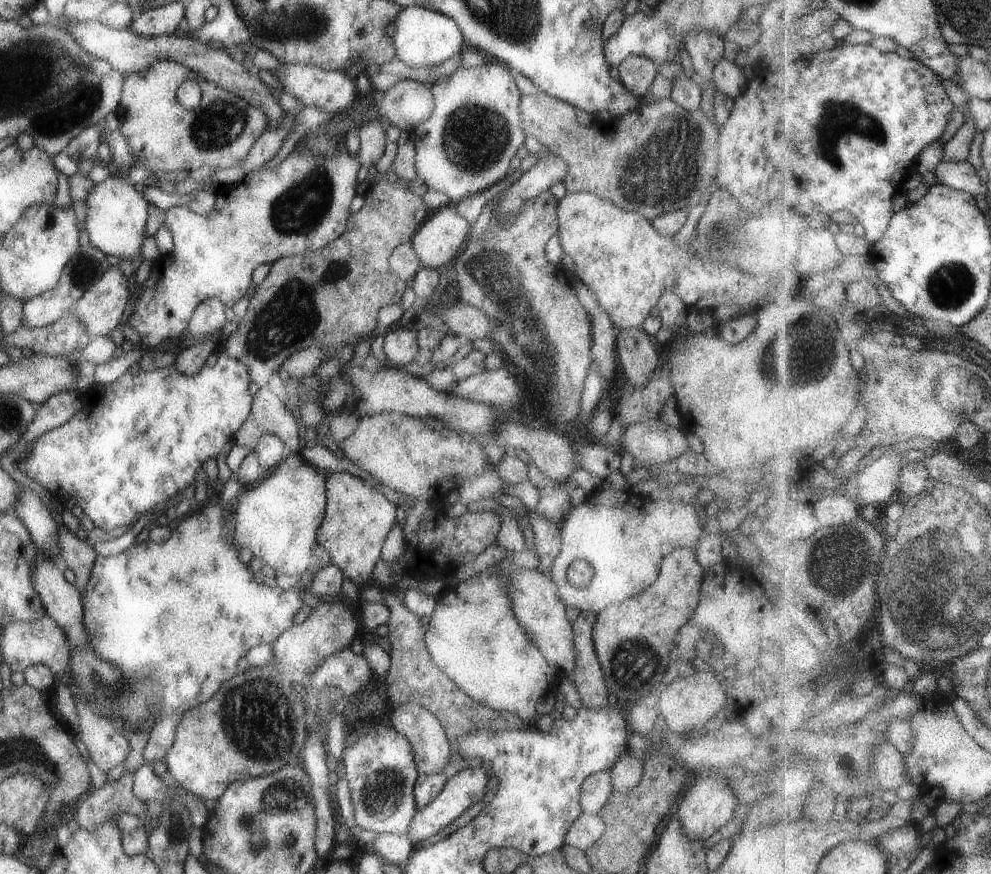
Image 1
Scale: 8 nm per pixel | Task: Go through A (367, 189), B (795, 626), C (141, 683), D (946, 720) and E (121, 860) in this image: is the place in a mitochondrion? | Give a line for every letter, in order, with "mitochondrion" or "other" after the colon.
A: other
B: other
C: mitochondrion
D: other
E: other

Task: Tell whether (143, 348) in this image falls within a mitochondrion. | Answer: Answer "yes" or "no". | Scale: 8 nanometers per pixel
no

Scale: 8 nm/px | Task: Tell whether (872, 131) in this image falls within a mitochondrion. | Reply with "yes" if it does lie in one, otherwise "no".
yes

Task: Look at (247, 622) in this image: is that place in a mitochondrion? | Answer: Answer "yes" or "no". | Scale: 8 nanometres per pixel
no

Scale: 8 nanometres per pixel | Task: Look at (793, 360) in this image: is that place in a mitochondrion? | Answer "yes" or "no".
yes

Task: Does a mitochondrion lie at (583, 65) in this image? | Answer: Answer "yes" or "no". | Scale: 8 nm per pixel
no

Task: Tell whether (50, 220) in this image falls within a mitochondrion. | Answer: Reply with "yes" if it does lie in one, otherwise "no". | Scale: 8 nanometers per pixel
no

